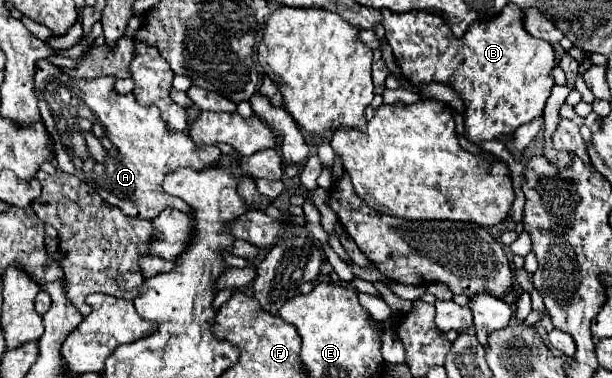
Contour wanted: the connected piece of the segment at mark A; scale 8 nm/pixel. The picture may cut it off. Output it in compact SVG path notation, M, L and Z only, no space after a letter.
M40 59L36 63L34 91L38 95L38 109L40 109L42 121L54 139L56 161L60 171L76 175L80 181L94 187L106 203L120 207L122 213L130 217L154 219L166 207L176 207L184 213L190 213L190 207L182 199L164 193L162 179L166 177L166 173L180 167L192 167L196 171L202 171L206 167L216 165L216 161L220 159L220 149L216 145L196 147L192 137L186 131L172 131L164 121L160 121L158 107L140 105L134 93L118 95L114 91L114 83L116 79L110 75L98 77L98 79L70 77L48 59Z

